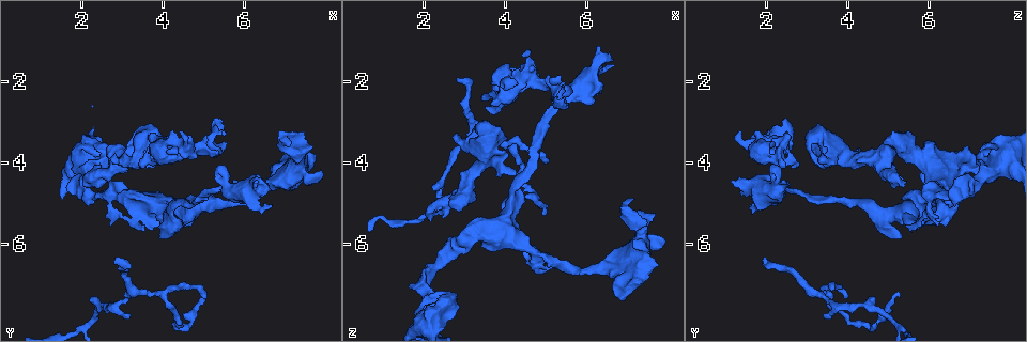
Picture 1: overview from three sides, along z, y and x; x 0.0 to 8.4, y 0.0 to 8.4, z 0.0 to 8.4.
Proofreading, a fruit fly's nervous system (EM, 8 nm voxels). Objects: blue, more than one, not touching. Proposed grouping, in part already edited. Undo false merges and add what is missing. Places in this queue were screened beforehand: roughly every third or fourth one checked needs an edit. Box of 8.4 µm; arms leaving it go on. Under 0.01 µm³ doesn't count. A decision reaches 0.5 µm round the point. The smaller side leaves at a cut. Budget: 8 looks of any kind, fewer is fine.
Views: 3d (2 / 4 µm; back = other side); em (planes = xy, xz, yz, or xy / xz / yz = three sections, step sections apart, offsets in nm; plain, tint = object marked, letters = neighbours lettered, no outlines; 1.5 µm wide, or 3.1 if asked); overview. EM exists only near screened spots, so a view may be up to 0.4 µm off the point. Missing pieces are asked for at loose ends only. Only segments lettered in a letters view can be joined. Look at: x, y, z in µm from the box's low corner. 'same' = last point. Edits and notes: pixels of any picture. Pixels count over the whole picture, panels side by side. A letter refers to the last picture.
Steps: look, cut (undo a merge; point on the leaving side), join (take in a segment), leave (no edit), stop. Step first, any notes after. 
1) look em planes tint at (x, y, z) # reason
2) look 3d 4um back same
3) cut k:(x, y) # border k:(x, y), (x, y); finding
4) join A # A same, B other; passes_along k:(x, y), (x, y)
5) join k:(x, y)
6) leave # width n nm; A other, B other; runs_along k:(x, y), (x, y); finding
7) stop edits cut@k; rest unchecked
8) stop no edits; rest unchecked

look 3d 2um back at (5.00, 7.30, 3.95) # thin end

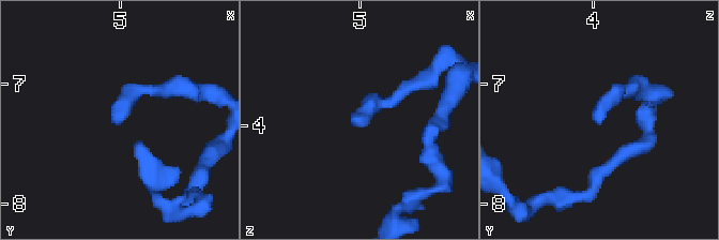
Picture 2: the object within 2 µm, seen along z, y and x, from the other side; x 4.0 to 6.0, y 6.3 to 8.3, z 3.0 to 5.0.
look em planes tint at (5.02, 7.30, 3.94) # shape alone is not enough

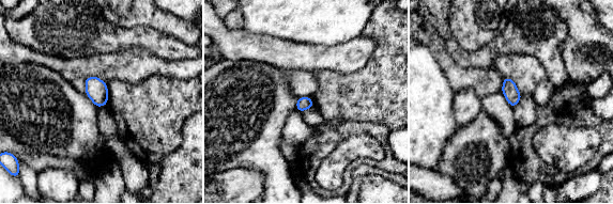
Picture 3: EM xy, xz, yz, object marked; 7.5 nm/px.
look em planes letters same

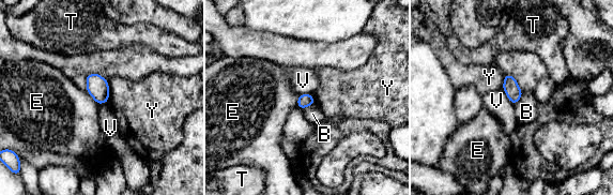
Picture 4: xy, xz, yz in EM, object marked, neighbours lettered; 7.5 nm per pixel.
leave # B other, E other, T other, V other, Y other; no lettered segment goes on from it

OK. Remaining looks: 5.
look em yz step 8 tint at (5.25, 4.70, 2.60) # calibre changes

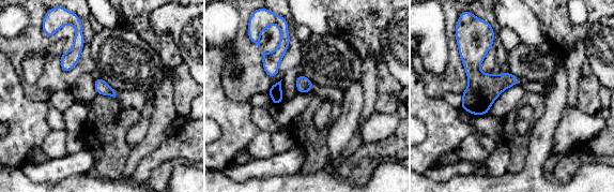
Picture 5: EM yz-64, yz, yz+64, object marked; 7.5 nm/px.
look em planes letters same

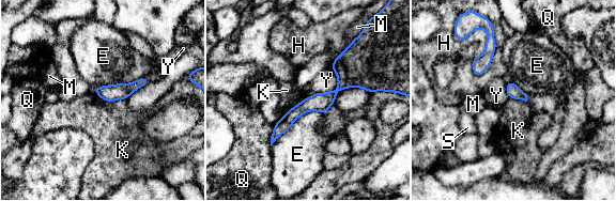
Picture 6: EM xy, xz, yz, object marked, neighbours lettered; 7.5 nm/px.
leave # longest_contact E 480 nm; E other, H other, K other, M other, Q other, S other, Y other; continuous, no second cell

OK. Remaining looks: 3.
look 3d 2um at (2.85, 6.40, 1.95) # thin end

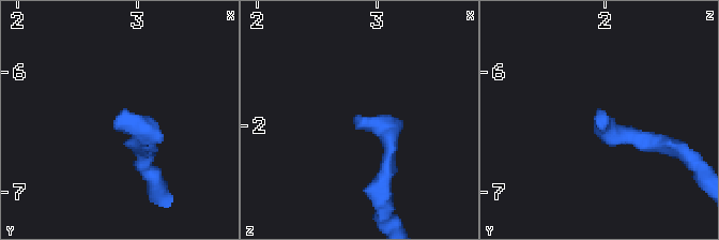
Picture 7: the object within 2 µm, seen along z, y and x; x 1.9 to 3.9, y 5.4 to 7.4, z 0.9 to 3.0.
look em planes letters at (2.82, 6.40, 1.94)

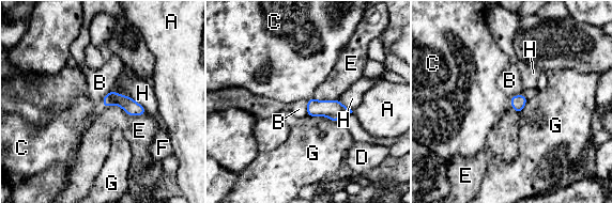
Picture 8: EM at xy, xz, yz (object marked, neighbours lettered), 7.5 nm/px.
join C # longest_contact E 320 nm; A other, B other, C same, D other, E other, F other, G other, H other; passes_along 8:(518, 102), (510, 103), (477, 104); it goes on there

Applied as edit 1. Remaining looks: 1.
stop edits join@8; rest unchecked

